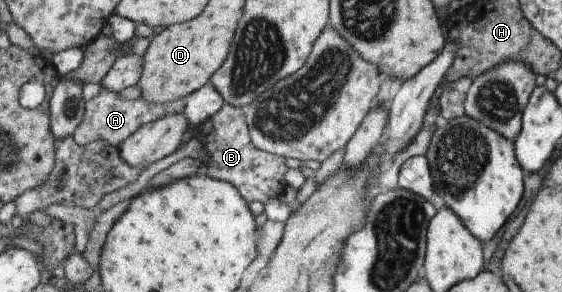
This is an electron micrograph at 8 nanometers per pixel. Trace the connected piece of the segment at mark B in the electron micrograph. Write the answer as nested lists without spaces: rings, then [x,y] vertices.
[[[225,104],[215,116],[211,116],[207,123],[198,131],[197,139],[203,144],[209,159],[206,166],[201,168],[204,176],[225,180],[240,189],[245,200],[251,202],[269,202],[277,194],[285,190],[285,174],[287,174],[287,160],[269,151],[257,148],[253,144],[251,129],[247,124],[244,108]]]

